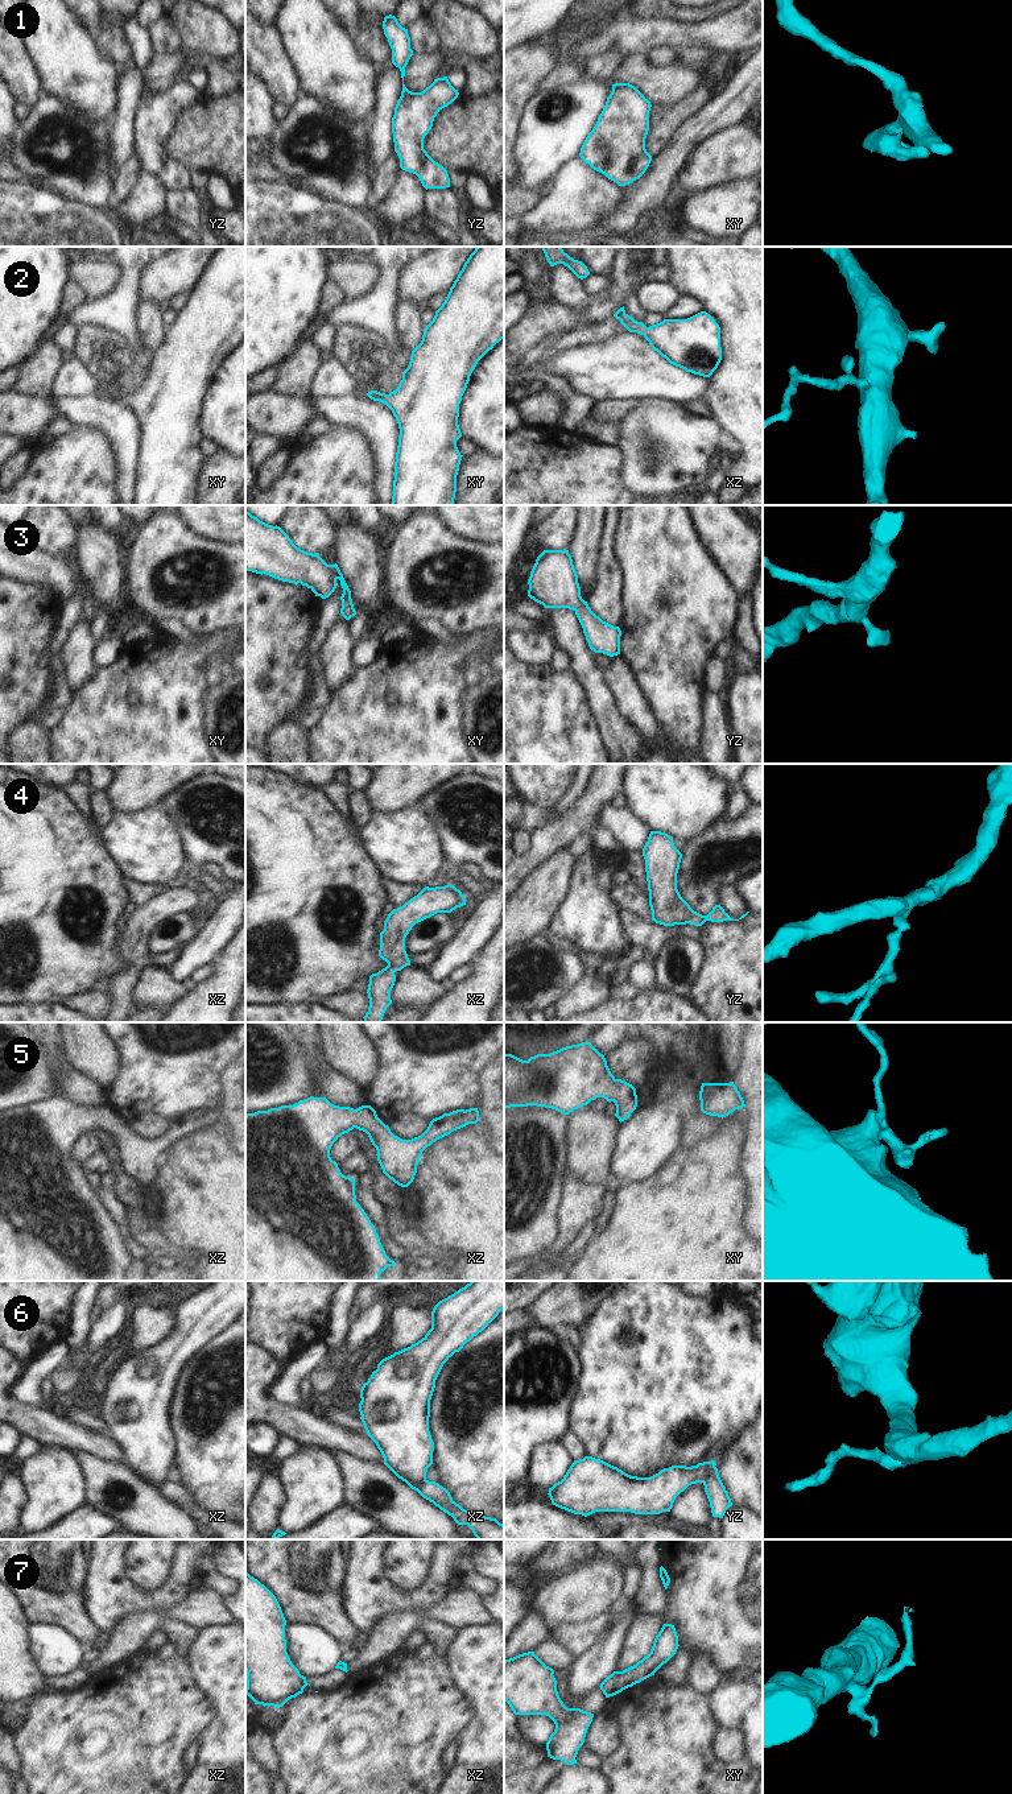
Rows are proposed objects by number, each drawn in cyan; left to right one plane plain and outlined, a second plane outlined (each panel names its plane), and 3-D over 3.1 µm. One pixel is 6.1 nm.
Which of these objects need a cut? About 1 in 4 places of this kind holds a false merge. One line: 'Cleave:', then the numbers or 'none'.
Cleave: 6

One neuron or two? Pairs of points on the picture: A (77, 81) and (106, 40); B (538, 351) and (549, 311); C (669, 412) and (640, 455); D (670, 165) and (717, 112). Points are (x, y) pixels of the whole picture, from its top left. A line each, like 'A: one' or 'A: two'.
A: two
B: two
C: one
D: one

